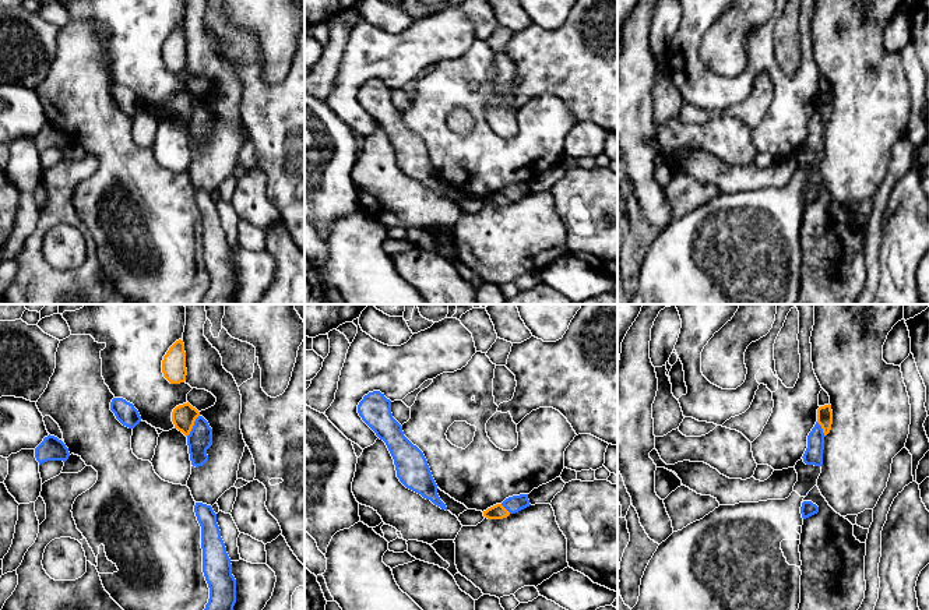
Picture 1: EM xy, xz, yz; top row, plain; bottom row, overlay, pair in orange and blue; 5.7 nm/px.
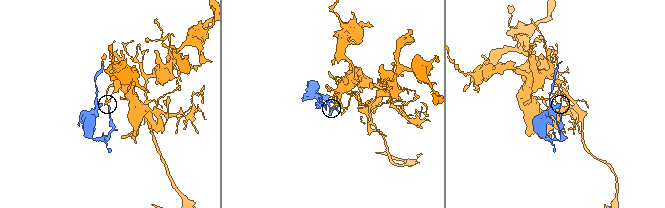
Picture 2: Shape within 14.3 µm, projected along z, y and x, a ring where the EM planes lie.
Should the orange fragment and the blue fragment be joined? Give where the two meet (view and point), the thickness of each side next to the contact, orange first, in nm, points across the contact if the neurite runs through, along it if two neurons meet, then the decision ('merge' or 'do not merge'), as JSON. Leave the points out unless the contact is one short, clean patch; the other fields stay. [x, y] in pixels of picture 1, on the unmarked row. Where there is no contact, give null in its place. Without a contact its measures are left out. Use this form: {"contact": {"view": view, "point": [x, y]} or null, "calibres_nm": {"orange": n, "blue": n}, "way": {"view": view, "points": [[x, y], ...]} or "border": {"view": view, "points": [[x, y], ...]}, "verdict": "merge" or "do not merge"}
{"contact": {"view": "xy", "point": [193, 112]}, "calibres_nm": {"orange": 140, "blue": 140}, "border": {"view": "xy", "points": [[199, 102], [186, 123]]}, "verdict": "do not merge"}

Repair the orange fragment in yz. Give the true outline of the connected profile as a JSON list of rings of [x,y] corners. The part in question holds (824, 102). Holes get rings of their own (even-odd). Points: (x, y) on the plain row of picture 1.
[[[830,91],[817,96],[817,110],[821,113],[824,123],[827,123],[833,112],[833,98]]]

